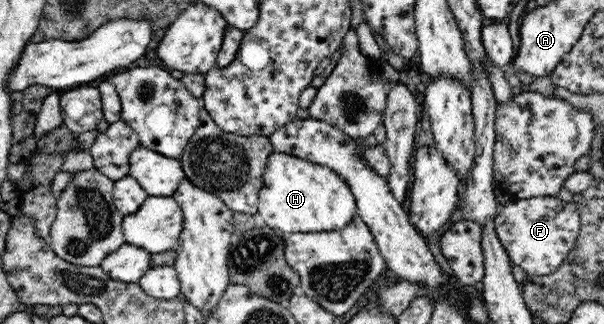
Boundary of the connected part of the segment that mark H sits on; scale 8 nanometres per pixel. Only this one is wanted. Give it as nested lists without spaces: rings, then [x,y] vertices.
[[[287,154],[269,156],[258,199],[258,214],[267,228],[283,233],[318,233],[345,230],[357,216],[350,187],[325,166],[306,162]]]

